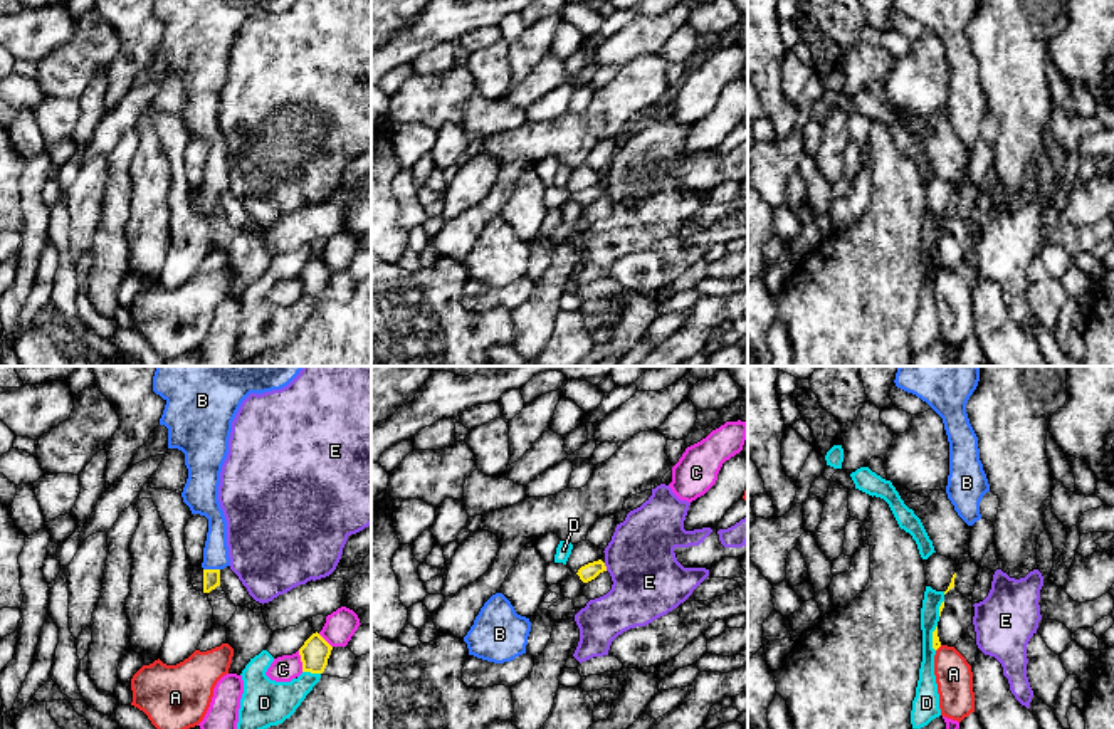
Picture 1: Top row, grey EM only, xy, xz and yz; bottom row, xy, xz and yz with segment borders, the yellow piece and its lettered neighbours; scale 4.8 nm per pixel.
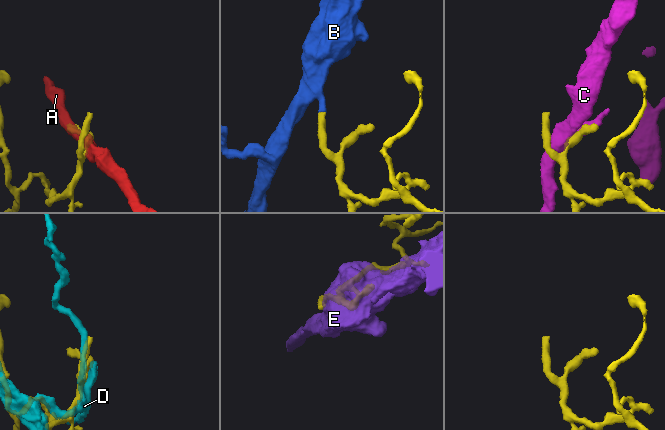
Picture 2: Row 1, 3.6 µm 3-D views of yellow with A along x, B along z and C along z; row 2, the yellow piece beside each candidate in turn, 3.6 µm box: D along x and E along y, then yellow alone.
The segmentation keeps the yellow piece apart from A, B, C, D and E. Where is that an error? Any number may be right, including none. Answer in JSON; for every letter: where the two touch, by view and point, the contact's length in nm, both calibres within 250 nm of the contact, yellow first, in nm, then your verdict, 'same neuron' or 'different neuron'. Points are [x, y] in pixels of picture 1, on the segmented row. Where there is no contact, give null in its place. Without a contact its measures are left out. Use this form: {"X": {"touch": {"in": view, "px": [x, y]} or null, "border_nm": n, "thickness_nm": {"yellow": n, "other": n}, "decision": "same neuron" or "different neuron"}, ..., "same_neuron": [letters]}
{"A": {"touch": {"in": "yz", "px": [938, 647]}, "border_nm": 40, "thickness_nm": {"yellow": 50, "other": 180}, "decision": "different neuron"}, "B": {"touch": {"in": "xy", "px": [212, 570]}, "border_nm": 80, "thickness_nm": {"yellow": 80, "other": 130}, "decision": "same neuron"}, "C": {"touch": {"in": "xy", "px": [301, 660]}, "border_nm": 110, "thickness_nm": {"yellow": 140, "other": 120}, "decision": "different neuron"}, "D": {"touch": {"in": "xy", "px": [311, 672]}, "border_nm": 90, "thickness_nm": {"yellow": 140, "other": 220}, "decision": "different neuron"}, "E": {"touch": {"in": "xz", "px": [605, 566]}, "border_nm": 40, "thickness_nm": {"yellow": 80, "other": 340}, "decision": "different neuron"}, "same_neuron": ["B"]}

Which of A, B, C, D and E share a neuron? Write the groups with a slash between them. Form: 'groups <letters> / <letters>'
groups A / B / C / D / E

